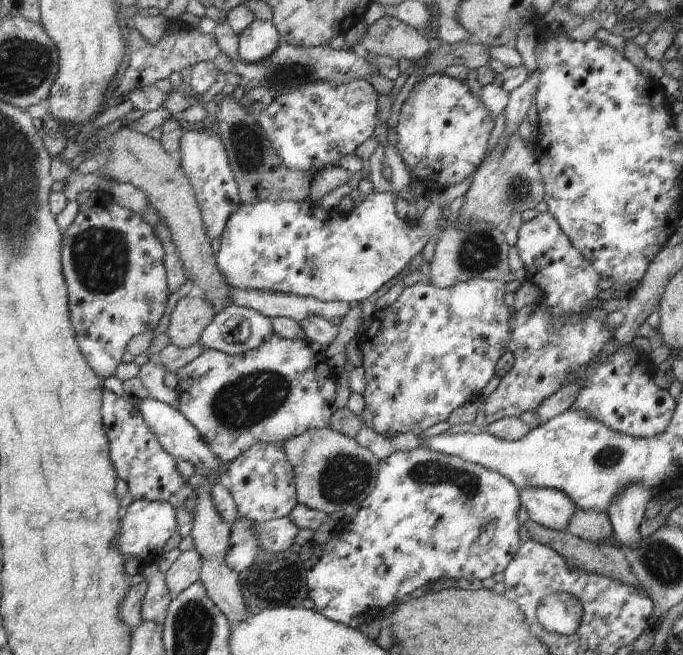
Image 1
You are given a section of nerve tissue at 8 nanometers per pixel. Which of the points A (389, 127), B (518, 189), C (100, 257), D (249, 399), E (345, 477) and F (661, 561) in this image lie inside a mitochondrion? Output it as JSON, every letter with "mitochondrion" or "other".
{"A":"other","B":"mitochondrion","C":"mitochondrion","D":"mitochondrion","E":"mitochondrion","F":"mitochondrion"}

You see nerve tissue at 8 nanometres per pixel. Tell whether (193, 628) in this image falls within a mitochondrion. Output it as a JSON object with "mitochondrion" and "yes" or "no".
{"mitochondrion":"yes"}

